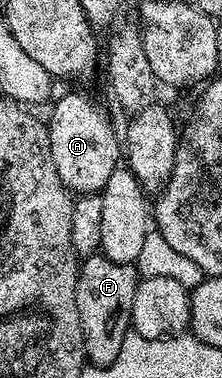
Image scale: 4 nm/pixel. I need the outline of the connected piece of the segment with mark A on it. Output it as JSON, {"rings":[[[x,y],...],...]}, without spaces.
{"rings":[[[66,94],[58,103],[53,103],[54,111],[48,117],[50,128],[50,147],[52,148],[52,164],[56,164],[56,172],[60,172],[60,180],[66,189],[75,195],[97,194],[105,188],[109,176],[120,166],[120,138],[114,135],[106,114],[90,98],[82,94]]]}

